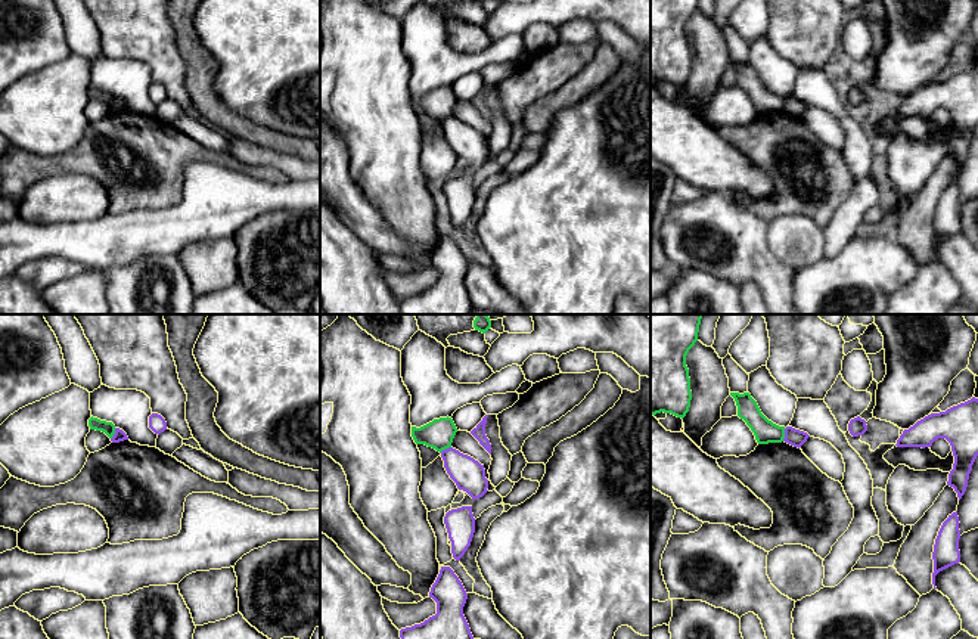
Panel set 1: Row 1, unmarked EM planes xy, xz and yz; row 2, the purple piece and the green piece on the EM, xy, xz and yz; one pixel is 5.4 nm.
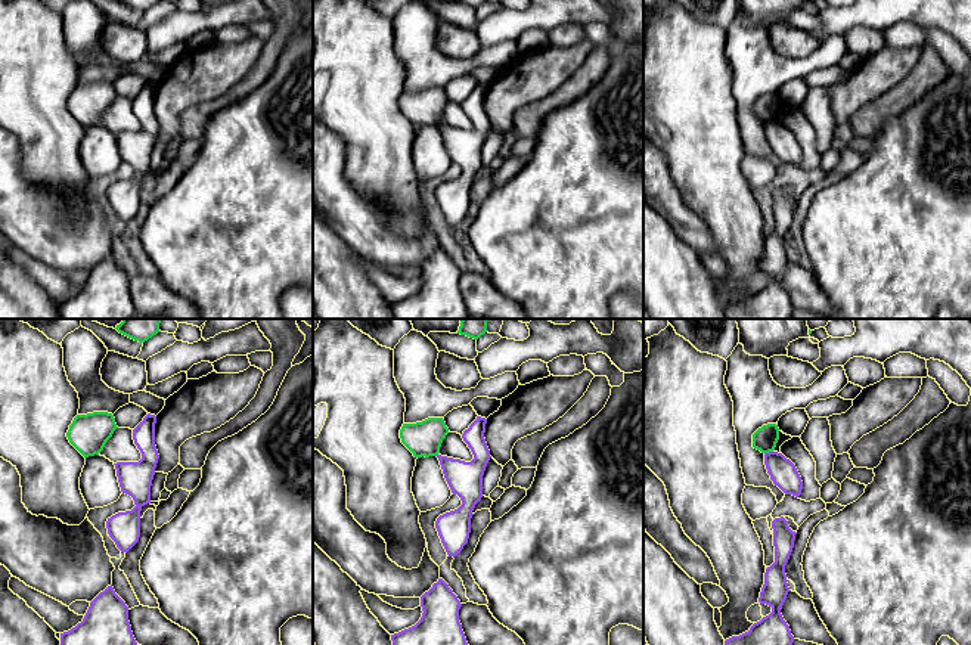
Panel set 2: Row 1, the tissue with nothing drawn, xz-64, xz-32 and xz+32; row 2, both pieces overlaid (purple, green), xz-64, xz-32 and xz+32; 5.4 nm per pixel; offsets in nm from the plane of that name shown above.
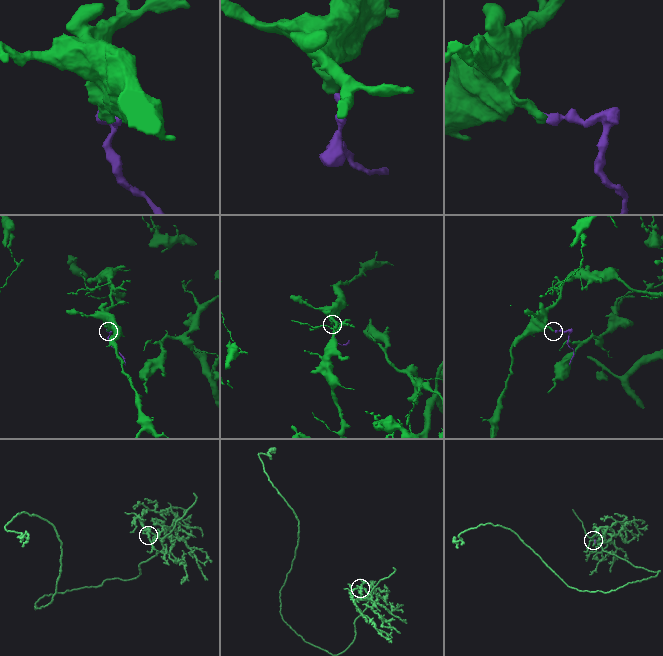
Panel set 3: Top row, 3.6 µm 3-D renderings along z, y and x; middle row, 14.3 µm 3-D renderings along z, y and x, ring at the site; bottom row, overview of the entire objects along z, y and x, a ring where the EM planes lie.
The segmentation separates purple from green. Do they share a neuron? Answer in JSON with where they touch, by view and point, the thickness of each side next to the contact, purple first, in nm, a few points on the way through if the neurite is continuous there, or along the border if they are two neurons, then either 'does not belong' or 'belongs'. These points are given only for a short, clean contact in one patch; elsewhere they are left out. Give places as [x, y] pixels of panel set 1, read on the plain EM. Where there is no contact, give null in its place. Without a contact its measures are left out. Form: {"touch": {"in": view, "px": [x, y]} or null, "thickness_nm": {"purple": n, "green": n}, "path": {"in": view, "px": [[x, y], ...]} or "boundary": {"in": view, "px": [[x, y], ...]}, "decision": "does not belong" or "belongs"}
{"touch": {"in": "yz", "px": [785, 104]}, "thickness_nm": {"purple": 90, "green": 120}, "boundary": {"in": "yz", "px": [[785, 98], [782, 109]]}, "decision": "does not belong"}

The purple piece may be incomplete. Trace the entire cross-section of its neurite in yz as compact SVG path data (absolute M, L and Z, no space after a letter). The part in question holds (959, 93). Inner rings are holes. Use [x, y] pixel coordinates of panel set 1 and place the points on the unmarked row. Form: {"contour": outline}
{"contour": "M978 68L925 86L904 99L895 115L925 118L938 108L946 108L951 115L954 133L947 155L954 158L960 170L978 125Z"}

